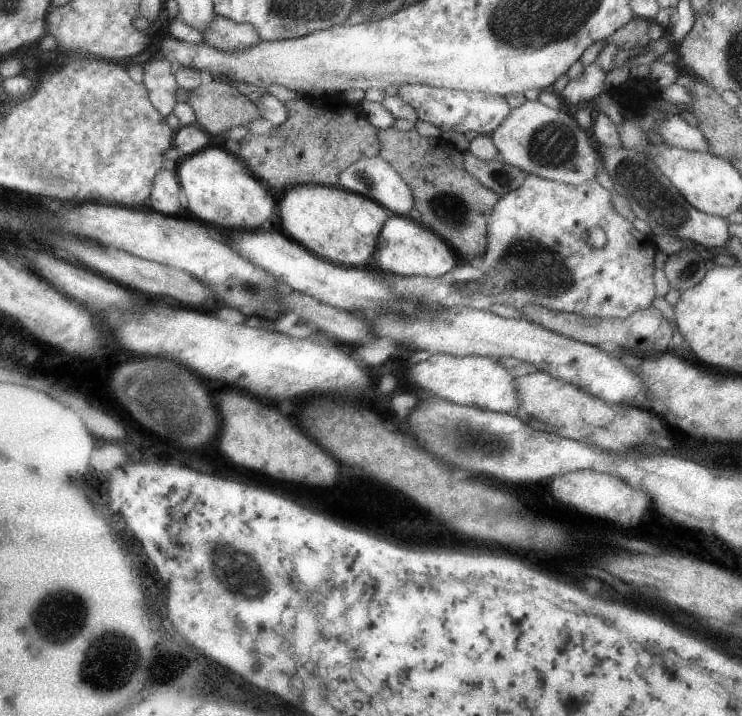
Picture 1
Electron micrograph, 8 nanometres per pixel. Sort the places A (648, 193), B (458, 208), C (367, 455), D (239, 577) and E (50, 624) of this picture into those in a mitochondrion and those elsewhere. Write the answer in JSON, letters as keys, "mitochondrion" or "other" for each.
{"A":"mitochondrion","B":"mitochondrion","C":"other","D":"mitochondrion","E":"mitochondrion"}

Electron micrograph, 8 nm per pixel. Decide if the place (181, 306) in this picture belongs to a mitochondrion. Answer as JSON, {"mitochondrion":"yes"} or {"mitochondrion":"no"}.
{"mitochondrion":"no"}

